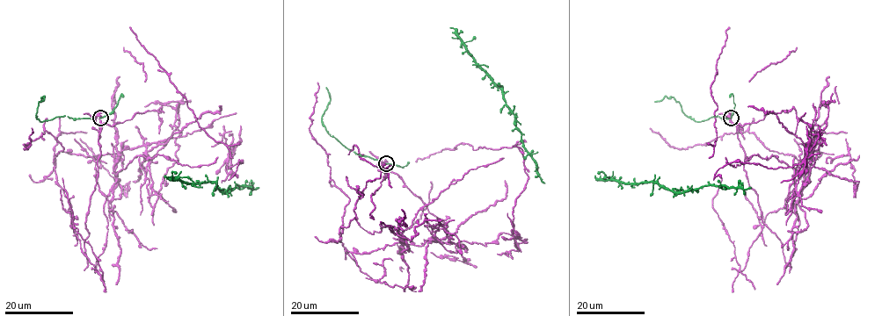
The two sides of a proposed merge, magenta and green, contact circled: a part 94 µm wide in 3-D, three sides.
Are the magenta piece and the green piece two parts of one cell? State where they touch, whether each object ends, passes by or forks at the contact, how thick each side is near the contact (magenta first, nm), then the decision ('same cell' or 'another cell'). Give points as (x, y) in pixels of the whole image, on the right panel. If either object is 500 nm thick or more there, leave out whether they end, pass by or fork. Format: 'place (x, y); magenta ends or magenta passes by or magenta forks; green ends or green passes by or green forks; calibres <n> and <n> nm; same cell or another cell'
place (731, 118); magenta ends; green ends; calibres 460 and 180 nm; another cell

